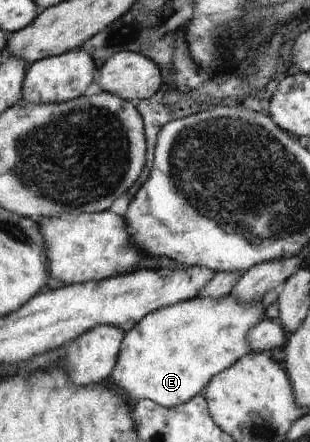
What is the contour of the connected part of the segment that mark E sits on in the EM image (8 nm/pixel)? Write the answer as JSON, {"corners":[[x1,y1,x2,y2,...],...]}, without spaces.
{"corners":[[229,295,221,300,196,297,159,308,125,333,110,380,136,402,147,399,163,408,175,408,202,394,213,376,252,353,247,334,265,318,262,302,239,302]]}

